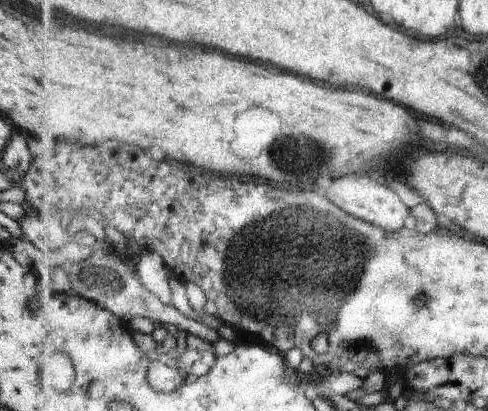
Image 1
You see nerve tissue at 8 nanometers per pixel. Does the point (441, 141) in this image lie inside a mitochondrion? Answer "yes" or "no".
no

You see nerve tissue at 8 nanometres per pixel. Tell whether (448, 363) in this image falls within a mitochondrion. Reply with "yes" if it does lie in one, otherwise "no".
no

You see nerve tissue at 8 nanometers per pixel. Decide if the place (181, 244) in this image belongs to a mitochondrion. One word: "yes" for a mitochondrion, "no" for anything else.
no

